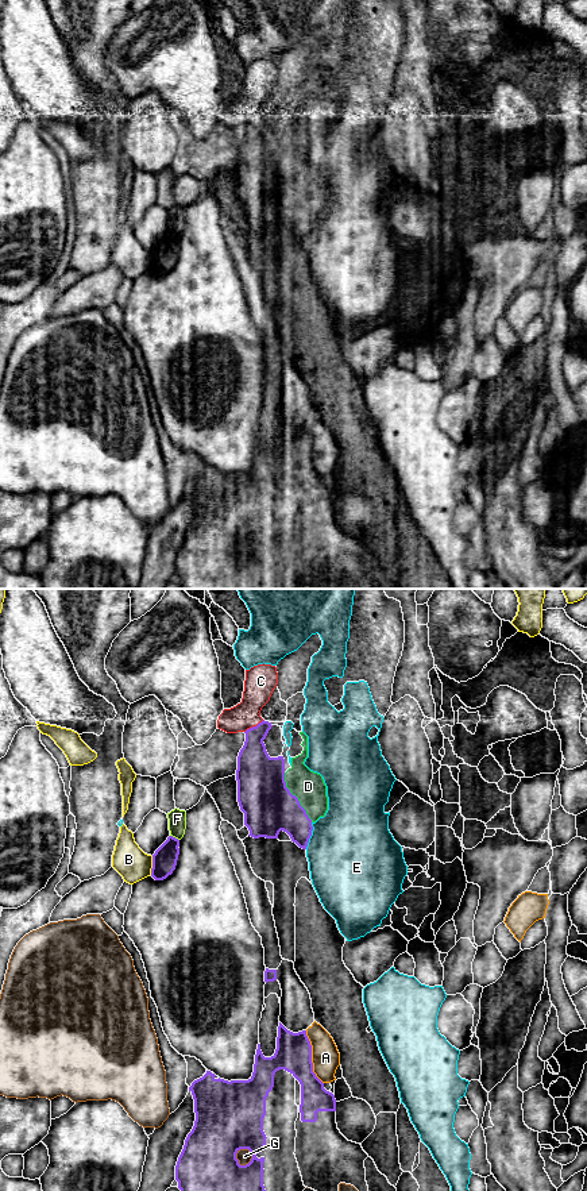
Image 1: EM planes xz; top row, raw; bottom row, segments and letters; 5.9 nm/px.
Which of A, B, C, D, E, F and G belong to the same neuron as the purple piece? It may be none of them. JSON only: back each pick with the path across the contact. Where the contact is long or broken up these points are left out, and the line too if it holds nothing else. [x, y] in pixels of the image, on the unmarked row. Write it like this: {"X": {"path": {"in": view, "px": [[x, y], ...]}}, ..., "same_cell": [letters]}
{"D": {"path": {"in": "xz", "px": [[269, 201], [296, 192], [308, 181]]}}, "same_cell": ["D"]}

